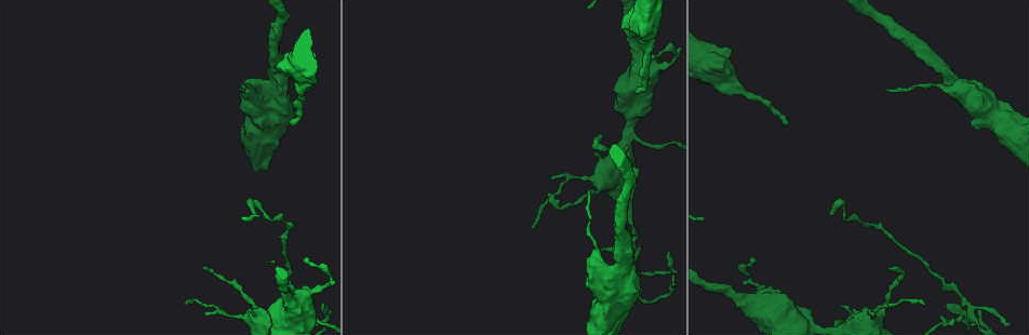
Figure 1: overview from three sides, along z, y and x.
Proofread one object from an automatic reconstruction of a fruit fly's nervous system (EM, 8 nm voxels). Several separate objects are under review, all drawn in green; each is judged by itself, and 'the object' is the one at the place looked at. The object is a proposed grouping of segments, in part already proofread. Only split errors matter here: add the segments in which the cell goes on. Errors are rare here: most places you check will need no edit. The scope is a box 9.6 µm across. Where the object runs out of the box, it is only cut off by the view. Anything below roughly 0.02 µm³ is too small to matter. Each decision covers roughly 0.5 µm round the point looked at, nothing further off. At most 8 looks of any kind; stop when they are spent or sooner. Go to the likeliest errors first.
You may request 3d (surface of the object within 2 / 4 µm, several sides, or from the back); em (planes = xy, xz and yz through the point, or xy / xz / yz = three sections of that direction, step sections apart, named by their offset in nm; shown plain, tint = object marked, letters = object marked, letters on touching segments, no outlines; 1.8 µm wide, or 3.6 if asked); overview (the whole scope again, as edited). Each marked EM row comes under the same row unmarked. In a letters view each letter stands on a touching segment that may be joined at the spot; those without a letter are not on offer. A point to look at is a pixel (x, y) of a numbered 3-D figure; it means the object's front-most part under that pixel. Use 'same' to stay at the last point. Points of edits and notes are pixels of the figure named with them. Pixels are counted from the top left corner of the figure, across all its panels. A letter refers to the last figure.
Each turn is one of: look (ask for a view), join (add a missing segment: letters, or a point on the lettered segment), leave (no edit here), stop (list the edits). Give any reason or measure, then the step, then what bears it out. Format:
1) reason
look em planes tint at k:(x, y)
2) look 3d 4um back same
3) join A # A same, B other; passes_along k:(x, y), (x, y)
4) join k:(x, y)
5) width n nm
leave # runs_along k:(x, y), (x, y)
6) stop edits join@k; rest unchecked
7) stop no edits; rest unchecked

looks like a crossing
look 3d 4um back at 1:(970, 315)

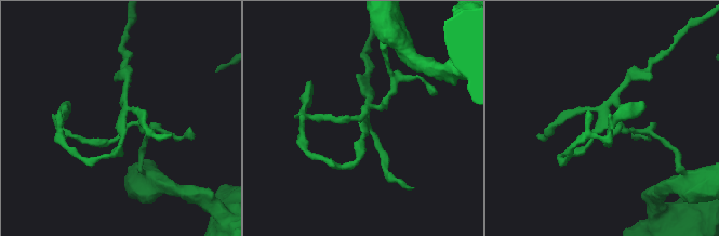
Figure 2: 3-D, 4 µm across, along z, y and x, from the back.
now the EM
look em planes letters at 2:(362, 123)

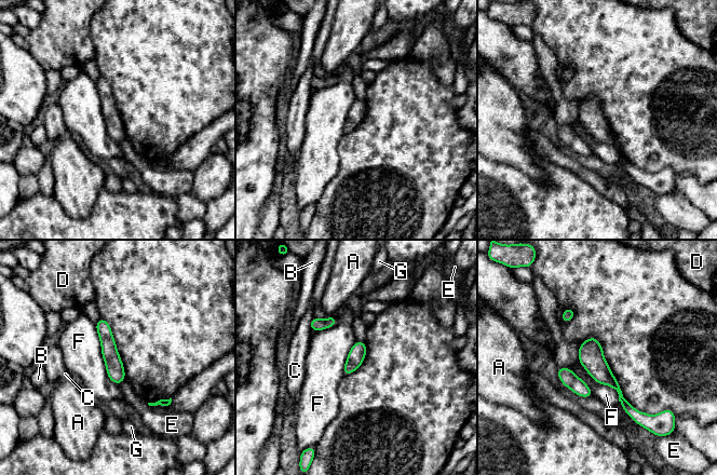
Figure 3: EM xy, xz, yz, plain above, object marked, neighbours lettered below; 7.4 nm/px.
width 120 nm
leave # A other, B other, C other, D other, E other, F other, G other; border 3:(95, 324), (107, 376), (118, 384); no lettered segment goes on from it

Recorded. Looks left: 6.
branch stops here
look 3d 2um at 1:(628, 145)

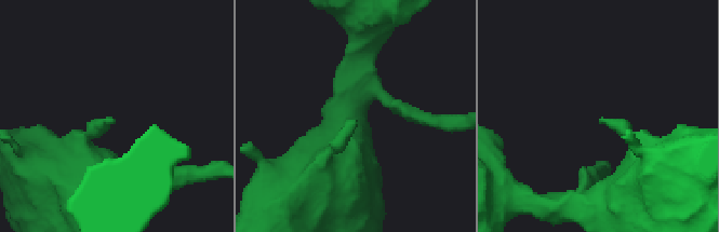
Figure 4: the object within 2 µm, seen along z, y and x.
look em xy step 4 letters at 4:(352, 123)

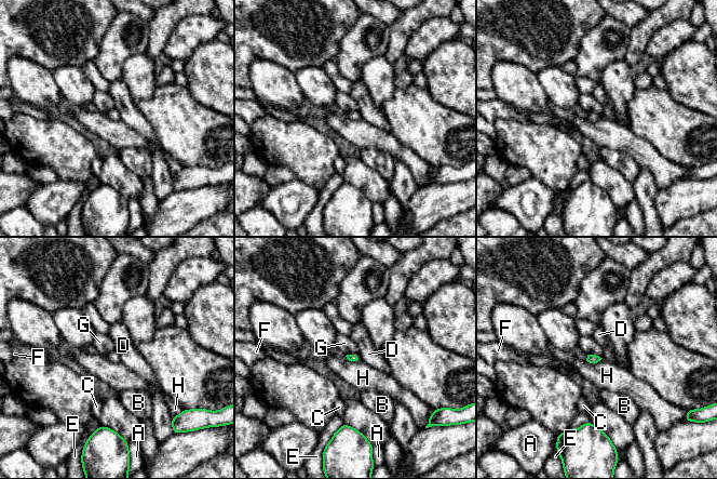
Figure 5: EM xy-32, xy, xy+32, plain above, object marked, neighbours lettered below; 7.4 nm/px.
look em planes letters same

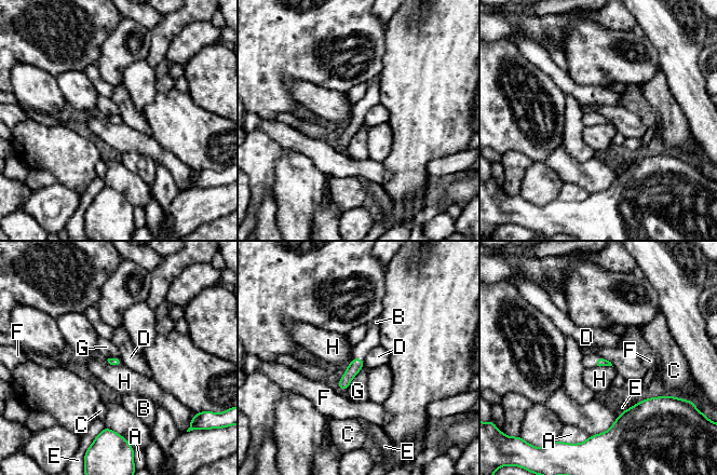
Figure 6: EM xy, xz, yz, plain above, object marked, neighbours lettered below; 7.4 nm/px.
leave # A other, B other, C other, D other, E other, F other, G other, H other; border 6:(107, 360), (116, 366), (122, 364); none of them fits

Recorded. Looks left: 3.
free end
look em planes letters at 1:(289, 121)

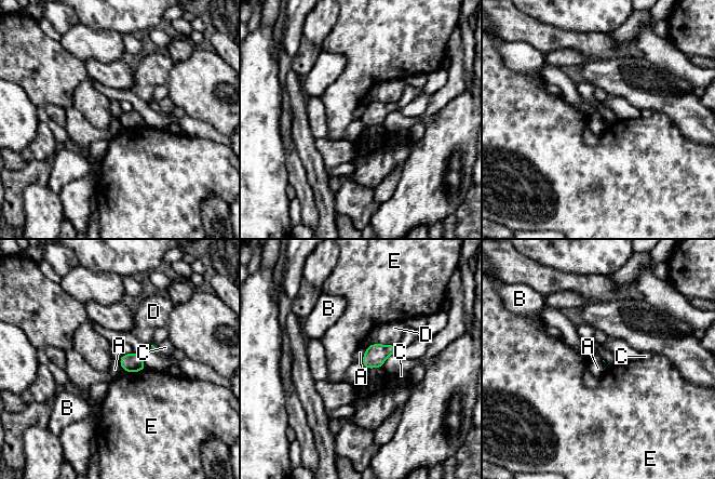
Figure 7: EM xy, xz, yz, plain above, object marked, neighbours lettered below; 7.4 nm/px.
longest_contact D 180 nm
leave # A other, B other, C other, D other, E other; border 7:(366, 348), (360, 360); no lettered segment goes on from it

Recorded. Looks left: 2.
free end
look em 3.6um planes letters at 1:(887, 89)

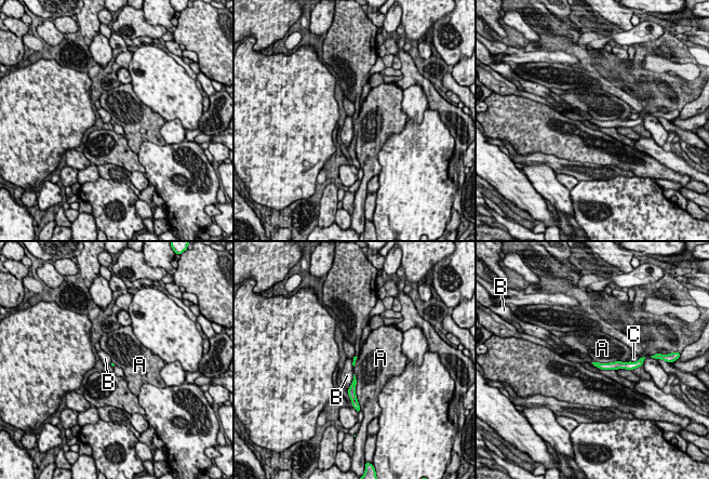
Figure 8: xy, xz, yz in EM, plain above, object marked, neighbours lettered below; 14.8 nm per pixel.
width 60 nm
leave # A other, B other, C other; runs_along 8:(628, 364), (600, 366); no lettered segment goes on from it

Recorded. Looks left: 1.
stop no edits; rest unchecked

